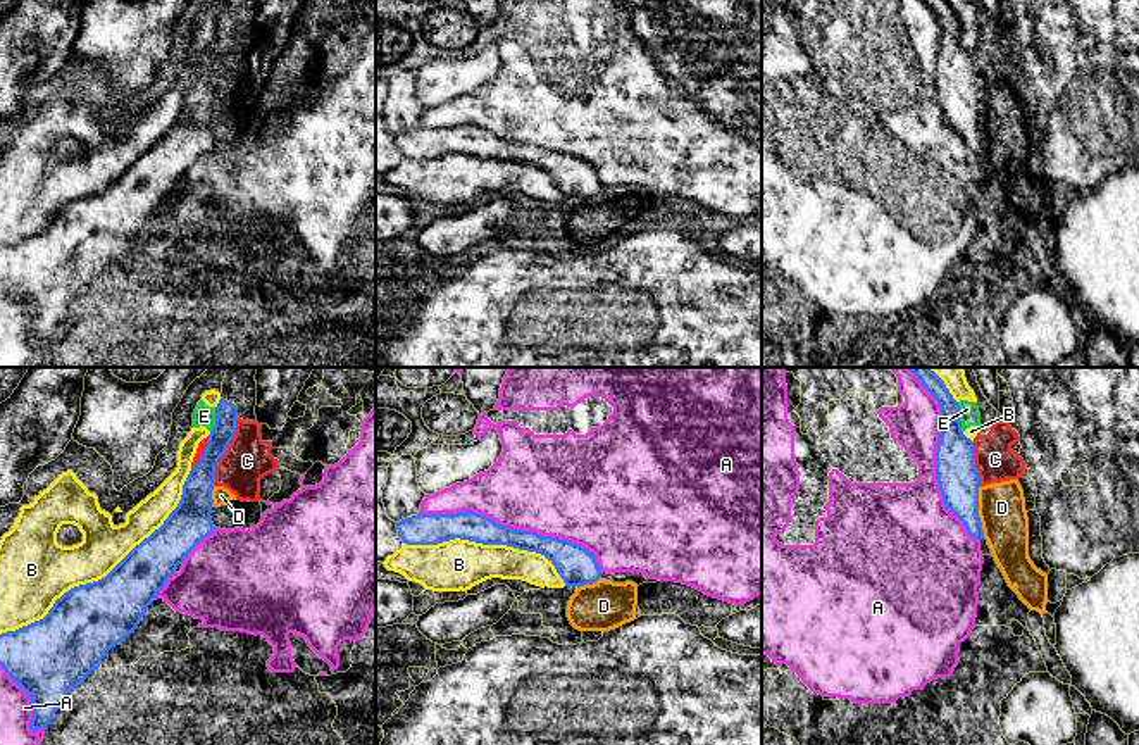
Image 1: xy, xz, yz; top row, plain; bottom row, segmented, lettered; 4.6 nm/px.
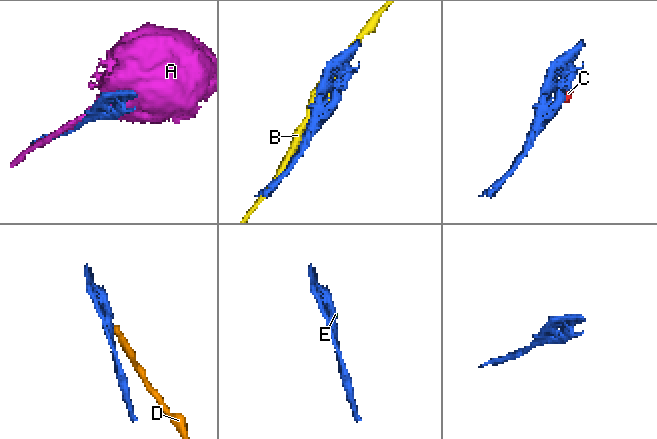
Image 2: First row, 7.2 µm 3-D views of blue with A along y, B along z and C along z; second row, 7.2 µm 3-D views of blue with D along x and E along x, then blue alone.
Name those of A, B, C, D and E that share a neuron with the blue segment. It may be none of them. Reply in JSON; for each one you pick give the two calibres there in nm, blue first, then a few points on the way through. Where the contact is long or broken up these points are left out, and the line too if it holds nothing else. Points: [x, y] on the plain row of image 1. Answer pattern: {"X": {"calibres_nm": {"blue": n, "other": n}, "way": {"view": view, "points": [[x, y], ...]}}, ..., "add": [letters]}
{"add": []}

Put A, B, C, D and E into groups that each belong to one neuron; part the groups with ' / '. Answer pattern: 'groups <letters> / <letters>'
groups A / B E / C D

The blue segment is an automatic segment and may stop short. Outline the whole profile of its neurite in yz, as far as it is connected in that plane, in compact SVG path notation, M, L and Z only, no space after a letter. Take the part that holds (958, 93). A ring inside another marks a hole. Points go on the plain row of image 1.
M924 0L939 17L941 40L936 64L936 91L946 122L956 129L967 147L984 152L979 131L980 90L975 81L974 55L962 45L960 21L946 0Z

